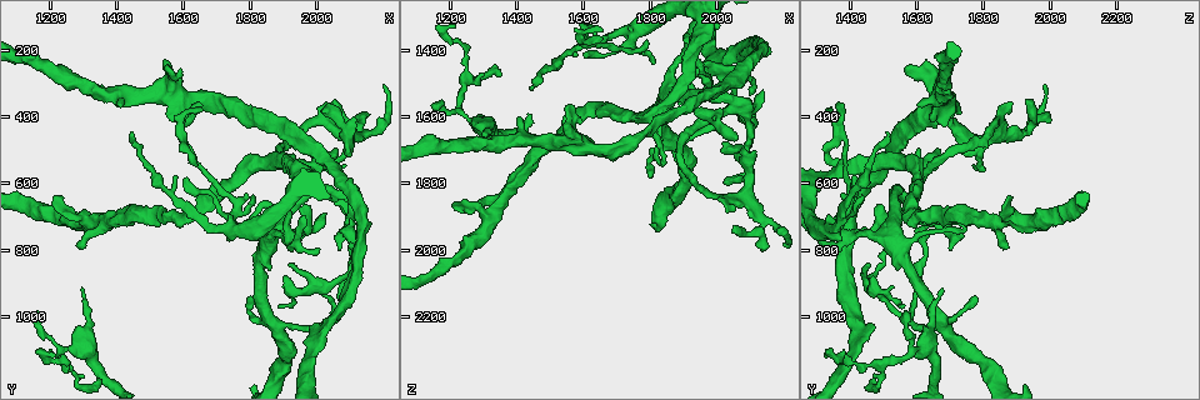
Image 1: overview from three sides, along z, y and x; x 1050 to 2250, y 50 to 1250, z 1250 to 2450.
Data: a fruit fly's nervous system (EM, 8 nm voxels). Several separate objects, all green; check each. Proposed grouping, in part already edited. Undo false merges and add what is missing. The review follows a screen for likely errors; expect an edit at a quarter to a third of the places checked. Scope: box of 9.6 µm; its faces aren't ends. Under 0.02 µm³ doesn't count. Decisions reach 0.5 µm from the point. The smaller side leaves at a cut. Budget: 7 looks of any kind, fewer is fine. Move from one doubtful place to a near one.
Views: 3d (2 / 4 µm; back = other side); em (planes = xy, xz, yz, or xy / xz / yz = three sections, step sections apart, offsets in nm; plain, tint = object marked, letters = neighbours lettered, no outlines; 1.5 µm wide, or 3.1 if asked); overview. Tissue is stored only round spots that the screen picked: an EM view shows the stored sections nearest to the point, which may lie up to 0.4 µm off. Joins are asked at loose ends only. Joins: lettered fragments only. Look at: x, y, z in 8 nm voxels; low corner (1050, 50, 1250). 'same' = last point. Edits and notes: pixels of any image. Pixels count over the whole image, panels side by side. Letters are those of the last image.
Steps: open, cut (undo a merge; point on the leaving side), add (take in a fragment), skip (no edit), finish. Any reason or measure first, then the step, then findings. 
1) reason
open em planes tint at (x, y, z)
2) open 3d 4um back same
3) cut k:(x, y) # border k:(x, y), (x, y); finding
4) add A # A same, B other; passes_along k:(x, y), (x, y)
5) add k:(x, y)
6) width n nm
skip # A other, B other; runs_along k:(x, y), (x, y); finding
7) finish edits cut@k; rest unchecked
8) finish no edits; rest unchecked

free end
open 3d 2um at (1280, 800, 1880)

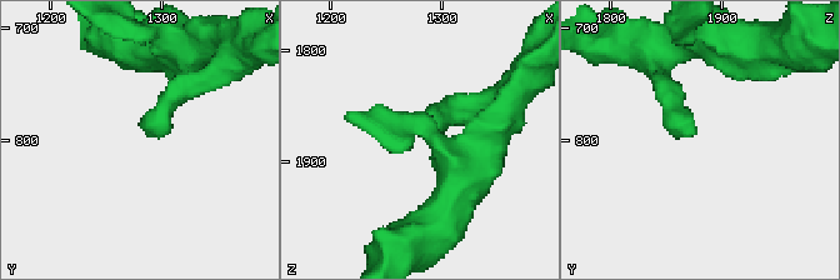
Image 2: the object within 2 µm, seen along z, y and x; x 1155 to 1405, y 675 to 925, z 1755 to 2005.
open em yz step 8 letters at (1286, 792, 1876)

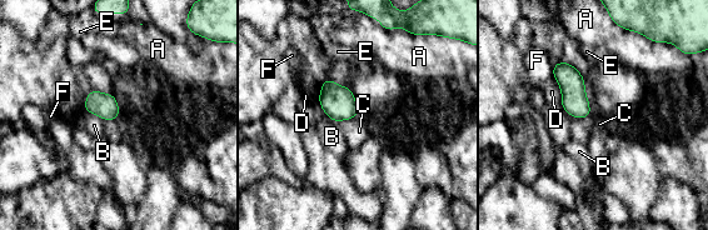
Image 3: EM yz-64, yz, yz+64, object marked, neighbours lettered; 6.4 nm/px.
cut it another way
open em planes letters same

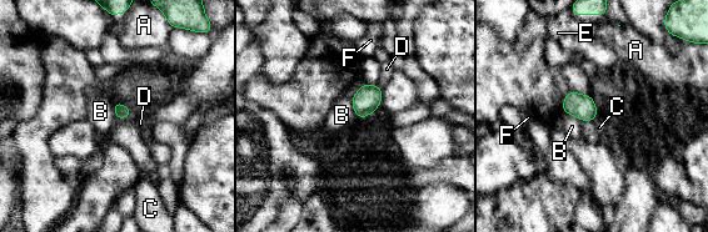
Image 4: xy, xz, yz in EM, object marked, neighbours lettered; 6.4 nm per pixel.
skip # A other, B other, C other, D other, E other, F other; border 4:(364, 81), (352, 99), (358, 119); none of them fits

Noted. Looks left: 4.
four-way junction
open em xy step 8 letters at (1860, 770, 1530)

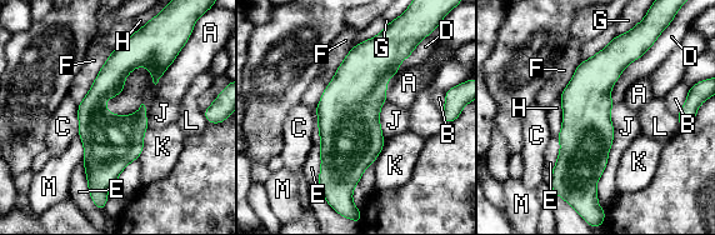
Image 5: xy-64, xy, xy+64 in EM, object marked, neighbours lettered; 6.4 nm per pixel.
open em planes letters same

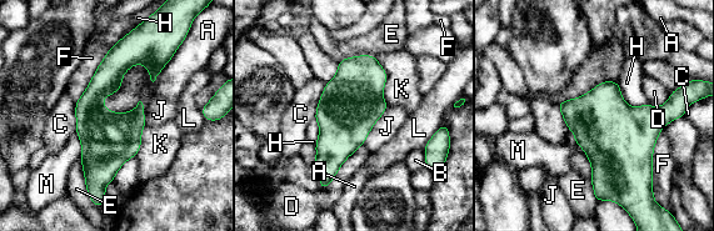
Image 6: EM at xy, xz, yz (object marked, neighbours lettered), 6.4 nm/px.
skip # A other, B other, C other, D other, E other, F other, H other, J other, K other, L other, M other; border 6:(388, 106), (372, 127), (364, 142); one neuron here

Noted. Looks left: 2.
thin end
open em planes plain at (1790, 940, 1780)

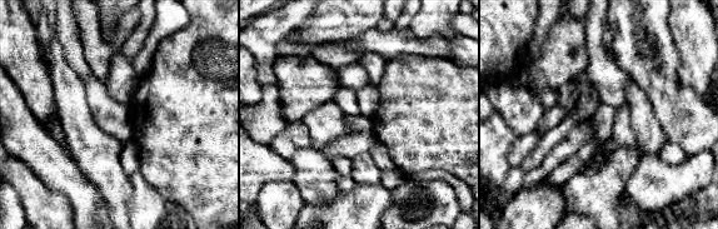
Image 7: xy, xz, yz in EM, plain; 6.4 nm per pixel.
what lies round it
open em planes letters same

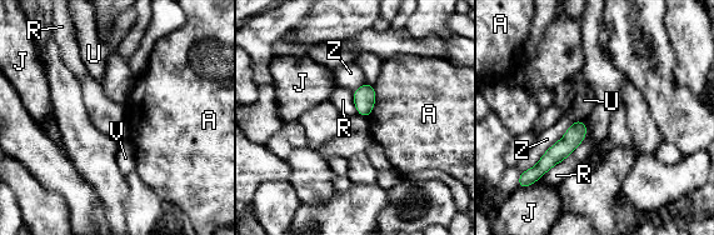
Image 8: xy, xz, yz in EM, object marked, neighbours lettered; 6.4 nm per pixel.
skip # A other, J other, R other, U other, V other, Z other; border 8:(584, 120), (583, 140), (540, 178); none of them fits

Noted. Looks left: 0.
finish no edits; rest unchecked

